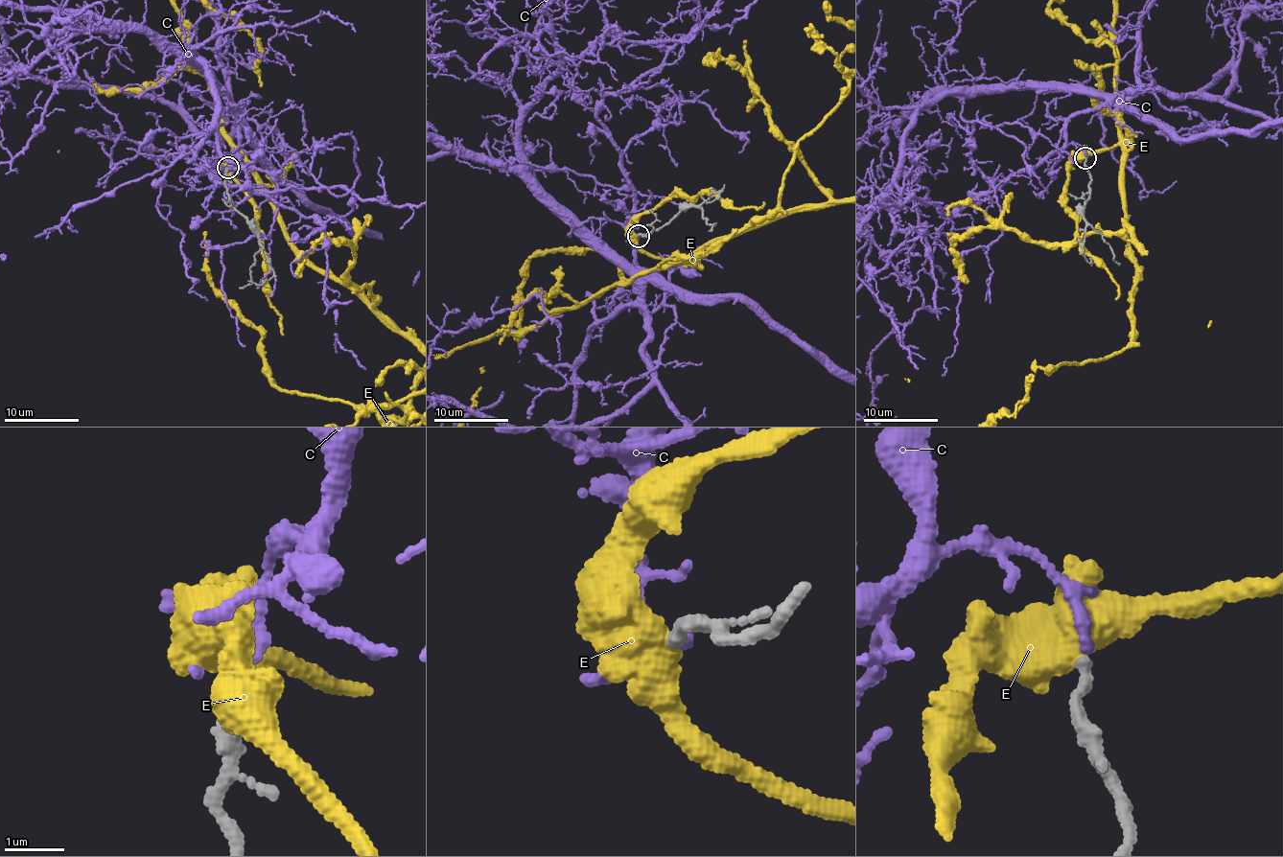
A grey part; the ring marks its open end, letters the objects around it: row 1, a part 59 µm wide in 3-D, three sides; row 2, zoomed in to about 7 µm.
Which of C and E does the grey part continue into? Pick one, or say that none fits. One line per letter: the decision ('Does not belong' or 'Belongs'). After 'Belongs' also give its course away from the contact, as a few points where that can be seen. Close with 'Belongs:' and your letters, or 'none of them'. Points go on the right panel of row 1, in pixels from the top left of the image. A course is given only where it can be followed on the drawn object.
C: Belongs
E: Does not belong
Belongs: C

